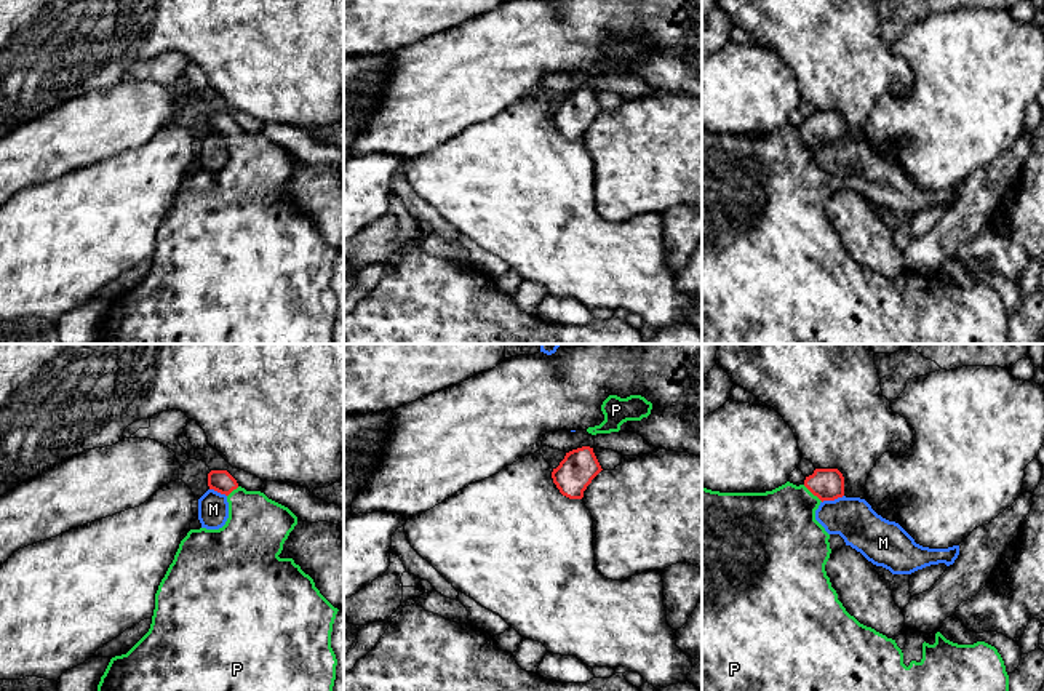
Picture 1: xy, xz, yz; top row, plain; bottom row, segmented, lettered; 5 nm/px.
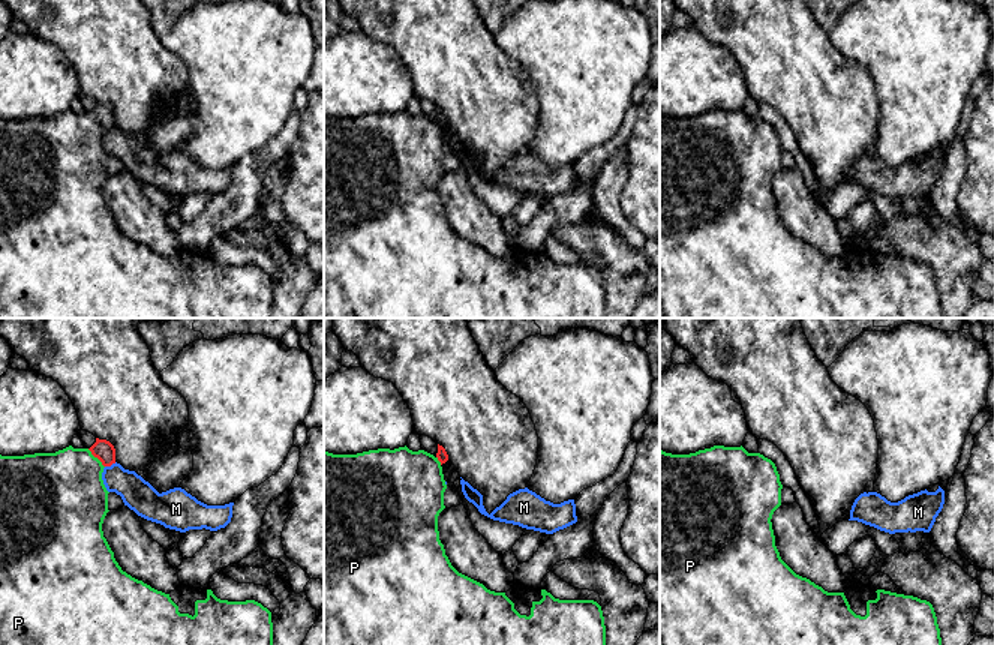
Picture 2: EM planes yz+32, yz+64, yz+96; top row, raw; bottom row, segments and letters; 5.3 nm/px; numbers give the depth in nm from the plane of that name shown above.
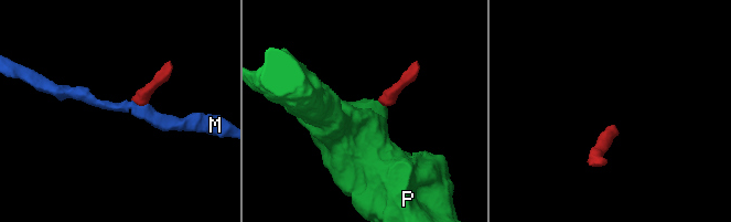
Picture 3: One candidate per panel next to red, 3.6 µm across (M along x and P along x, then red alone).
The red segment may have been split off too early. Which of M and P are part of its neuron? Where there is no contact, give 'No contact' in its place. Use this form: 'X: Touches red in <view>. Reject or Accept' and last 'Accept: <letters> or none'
M: Touches red in yz. Reject
P: Touches red in yz. Accept
Accept: P

